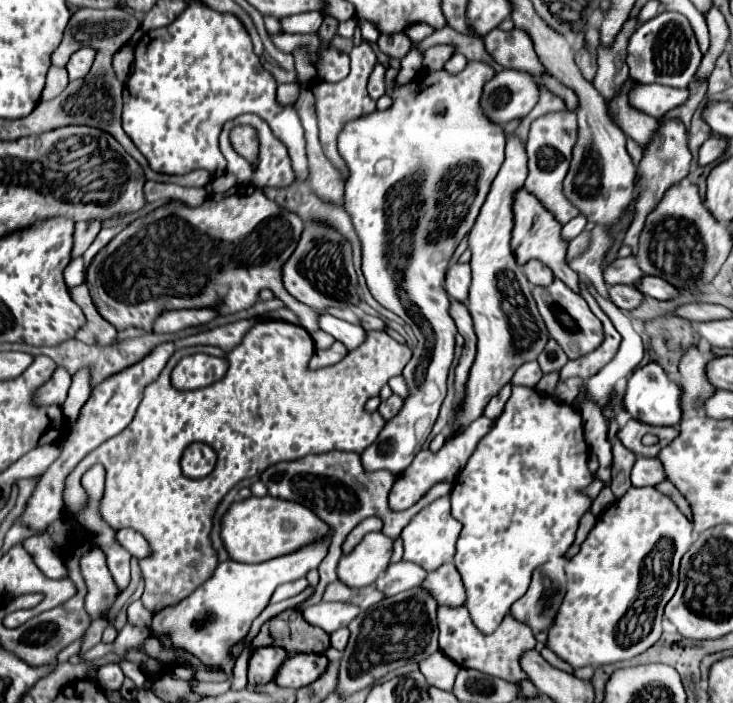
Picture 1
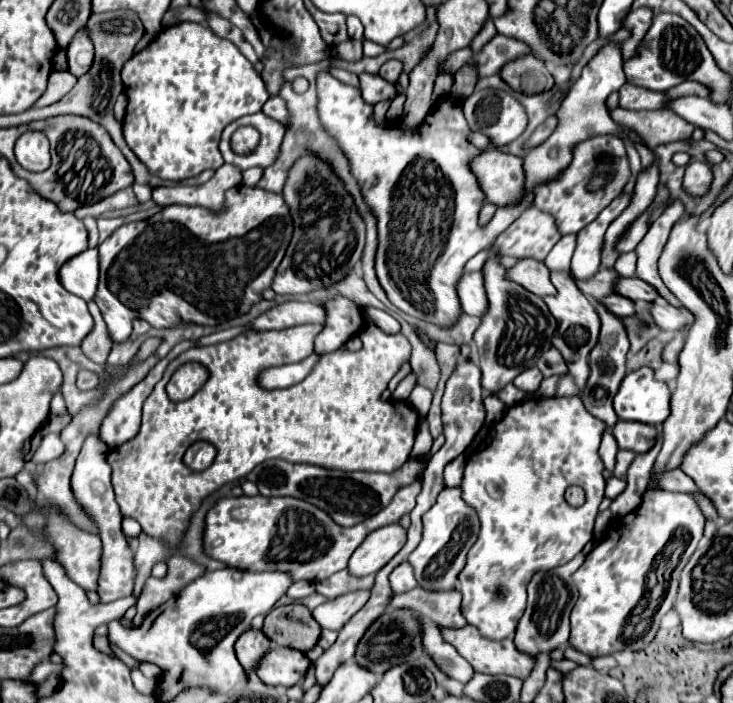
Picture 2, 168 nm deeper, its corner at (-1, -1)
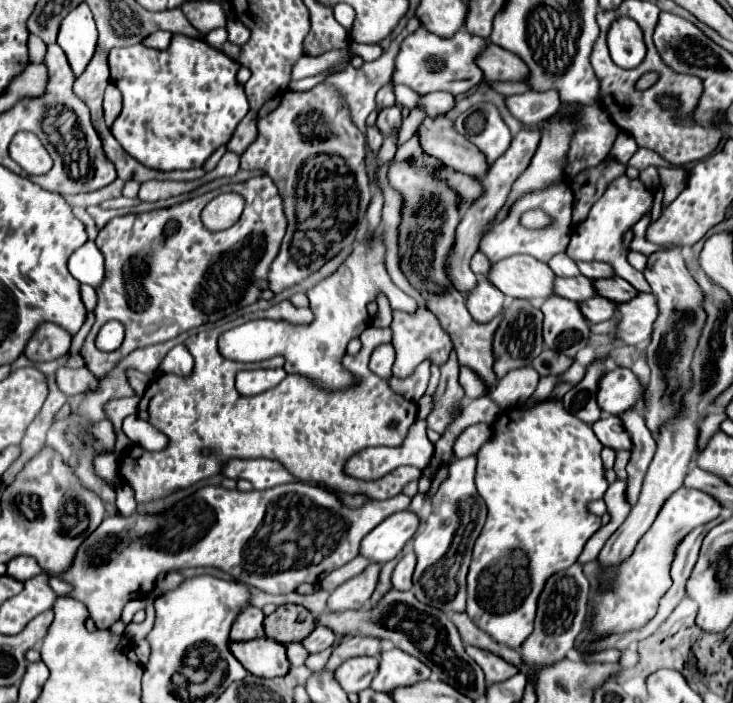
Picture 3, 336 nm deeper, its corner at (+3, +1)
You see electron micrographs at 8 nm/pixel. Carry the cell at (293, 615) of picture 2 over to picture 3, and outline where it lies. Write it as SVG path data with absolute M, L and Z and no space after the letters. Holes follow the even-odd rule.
M284 604L278 606L274 614L266 616L264 630L266 638L276 640L280 644L290 644L302 642L316 628L316 622L318 622L316 616L304 606Z

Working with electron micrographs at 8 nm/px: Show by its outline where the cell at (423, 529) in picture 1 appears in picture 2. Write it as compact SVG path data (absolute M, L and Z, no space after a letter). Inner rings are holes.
M460 486L444 488L436 504L424 514L424 534L418 548L408 556L408 562L414 566L414 576L418 586L424 590L454 590L460 570L464 570L466 554L476 542L480 532L480 522L476 510L462 500Z

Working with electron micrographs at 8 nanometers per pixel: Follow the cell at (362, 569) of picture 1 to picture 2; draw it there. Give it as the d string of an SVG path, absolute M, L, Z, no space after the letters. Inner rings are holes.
M400 524L382 526L366 536L366 540L356 548L350 558L348 570L354 576L368 576L376 574L388 560L400 552L406 542L406 530Z

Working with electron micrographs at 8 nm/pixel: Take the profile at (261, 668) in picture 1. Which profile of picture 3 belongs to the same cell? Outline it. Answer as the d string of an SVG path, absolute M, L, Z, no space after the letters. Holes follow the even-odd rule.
M256 606L244 610L230 630L230 642L248 642L262 636L264 636L264 614Z

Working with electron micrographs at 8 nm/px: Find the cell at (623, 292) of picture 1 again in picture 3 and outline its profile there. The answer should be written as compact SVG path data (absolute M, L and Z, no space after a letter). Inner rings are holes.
M594 296L592 300L586 300L584 304L580 304L580 310L584 312L584 316L592 322L592 324L598 324L598 322L604 322L604 320L610 320L616 310L618 310L618 304L604 298L604 296Z

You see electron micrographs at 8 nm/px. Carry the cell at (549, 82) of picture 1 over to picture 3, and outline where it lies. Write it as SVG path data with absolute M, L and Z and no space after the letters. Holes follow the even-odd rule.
M488 44L476 64L480 66L488 82L524 82L530 74L528 66L520 56L496 44Z

